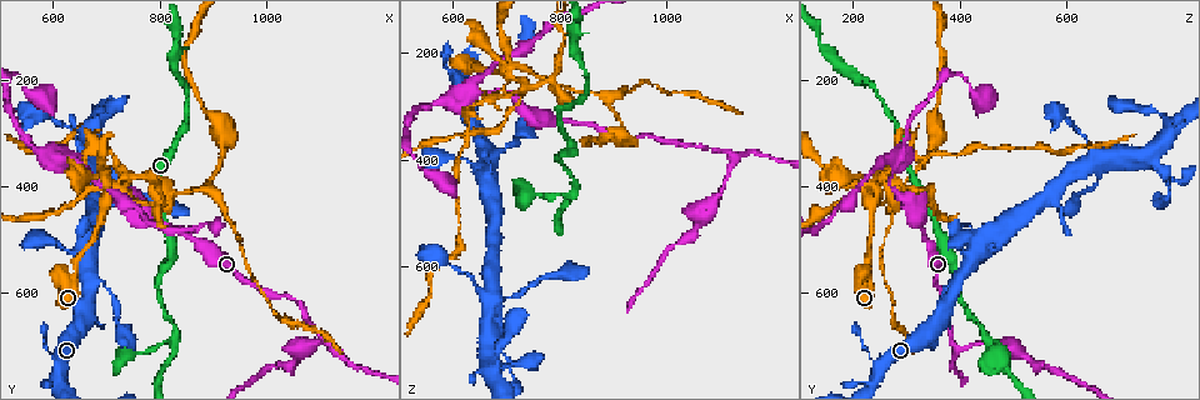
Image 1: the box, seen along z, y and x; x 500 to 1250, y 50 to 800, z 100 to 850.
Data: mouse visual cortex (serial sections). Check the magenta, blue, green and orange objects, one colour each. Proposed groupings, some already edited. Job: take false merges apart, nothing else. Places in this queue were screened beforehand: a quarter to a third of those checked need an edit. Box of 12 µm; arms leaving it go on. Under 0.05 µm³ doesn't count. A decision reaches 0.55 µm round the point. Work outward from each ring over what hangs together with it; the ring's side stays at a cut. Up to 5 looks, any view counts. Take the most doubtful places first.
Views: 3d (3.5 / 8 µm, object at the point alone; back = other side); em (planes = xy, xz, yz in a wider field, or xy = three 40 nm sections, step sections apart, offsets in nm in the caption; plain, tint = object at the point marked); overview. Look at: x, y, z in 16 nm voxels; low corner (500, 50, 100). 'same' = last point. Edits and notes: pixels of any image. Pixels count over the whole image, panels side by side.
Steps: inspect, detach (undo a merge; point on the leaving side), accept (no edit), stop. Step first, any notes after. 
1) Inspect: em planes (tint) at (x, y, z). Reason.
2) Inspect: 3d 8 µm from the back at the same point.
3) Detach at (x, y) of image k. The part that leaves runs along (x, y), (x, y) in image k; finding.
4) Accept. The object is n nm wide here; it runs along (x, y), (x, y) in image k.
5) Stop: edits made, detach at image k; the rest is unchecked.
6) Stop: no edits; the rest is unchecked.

Inspect: 3d 3.5 µm at (630, 350, 275). Branch point.

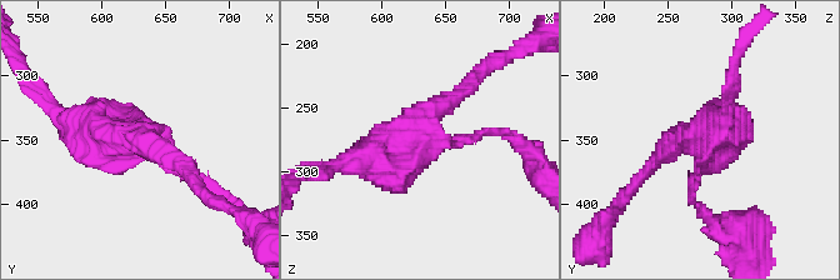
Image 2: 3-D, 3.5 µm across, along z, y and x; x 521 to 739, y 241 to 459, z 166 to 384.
Inspect: em xy step 2 (tint) at (628, 348, 274). Now the EM.

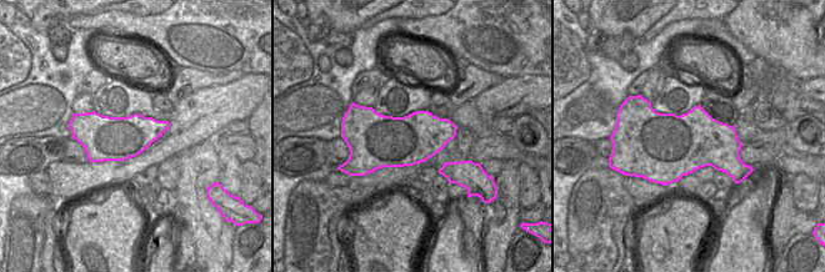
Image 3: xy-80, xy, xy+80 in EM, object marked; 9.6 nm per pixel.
Accept. 3 arms meet here; it runs along (205, 184), (144, 138), (64, 119) in image 2; all the same cell.

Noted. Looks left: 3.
Inspect: 3d 8 µm at (1125, 700, 390). Three-way junction.

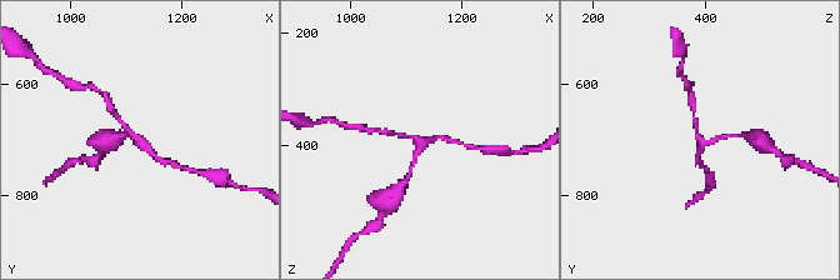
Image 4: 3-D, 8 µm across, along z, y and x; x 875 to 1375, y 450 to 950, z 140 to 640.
Inspect: em xy step 2 (tint) at (1125, 700, 395). 3 arms meet here; the arms are 150, 150, 150 nm wide.

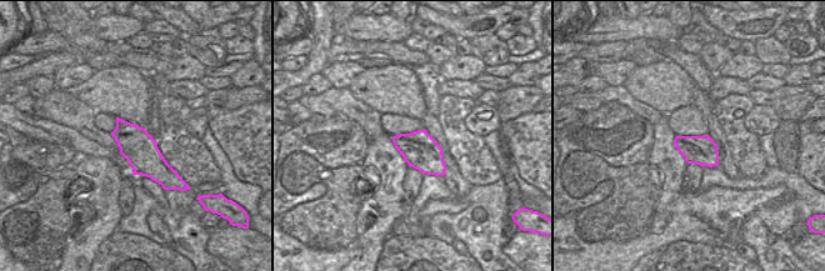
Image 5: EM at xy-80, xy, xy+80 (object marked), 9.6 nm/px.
Accept. It runs along (693, 113), (703, 141), (734, 136) in image 4; one cell here.

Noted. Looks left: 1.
Stop: no edits; the rest is unchecked.

